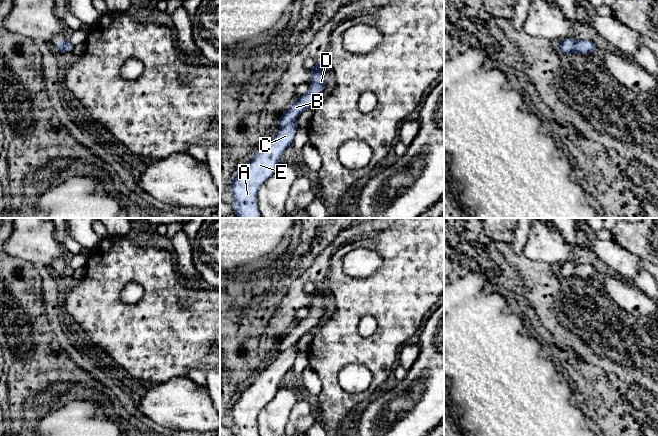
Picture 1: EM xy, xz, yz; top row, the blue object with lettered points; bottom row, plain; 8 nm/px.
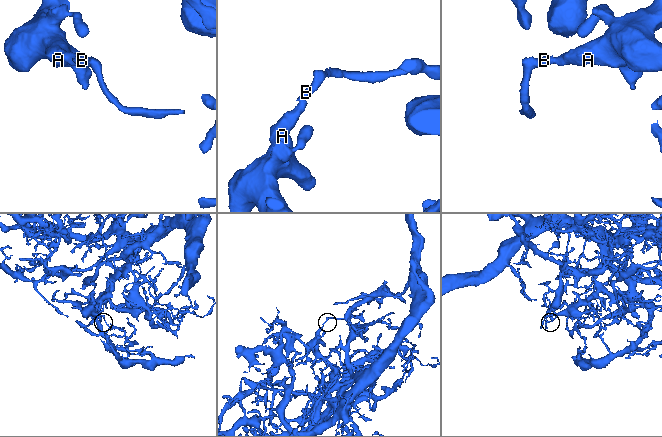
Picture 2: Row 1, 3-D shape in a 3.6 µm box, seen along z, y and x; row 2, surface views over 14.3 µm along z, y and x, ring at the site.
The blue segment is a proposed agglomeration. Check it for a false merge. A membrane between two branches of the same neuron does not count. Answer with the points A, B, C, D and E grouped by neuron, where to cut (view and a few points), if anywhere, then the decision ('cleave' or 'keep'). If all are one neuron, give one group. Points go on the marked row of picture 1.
A C E / B D | xz (295, 120), (283, 127) | cleave

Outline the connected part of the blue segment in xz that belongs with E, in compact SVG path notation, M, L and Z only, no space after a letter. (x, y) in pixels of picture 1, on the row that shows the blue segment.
M292 122L251 157L234 175L229 186L235 218L262 218L257 205L257 192L279 165L285 150L293 144L298 124Z

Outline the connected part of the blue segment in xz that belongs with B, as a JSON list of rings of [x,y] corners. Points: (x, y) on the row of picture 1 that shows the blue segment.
[[[315,62],[310,71],[311,81],[309,83],[309,91],[296,99],[275,124],[281,124],[283,127],[286,127],[295,122],[305,109],[318,103],[320,95],[329,80],[324,75],[323,62]]]

